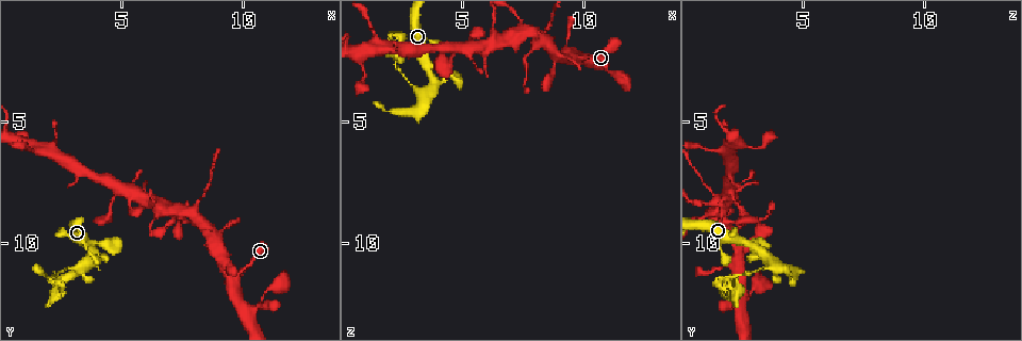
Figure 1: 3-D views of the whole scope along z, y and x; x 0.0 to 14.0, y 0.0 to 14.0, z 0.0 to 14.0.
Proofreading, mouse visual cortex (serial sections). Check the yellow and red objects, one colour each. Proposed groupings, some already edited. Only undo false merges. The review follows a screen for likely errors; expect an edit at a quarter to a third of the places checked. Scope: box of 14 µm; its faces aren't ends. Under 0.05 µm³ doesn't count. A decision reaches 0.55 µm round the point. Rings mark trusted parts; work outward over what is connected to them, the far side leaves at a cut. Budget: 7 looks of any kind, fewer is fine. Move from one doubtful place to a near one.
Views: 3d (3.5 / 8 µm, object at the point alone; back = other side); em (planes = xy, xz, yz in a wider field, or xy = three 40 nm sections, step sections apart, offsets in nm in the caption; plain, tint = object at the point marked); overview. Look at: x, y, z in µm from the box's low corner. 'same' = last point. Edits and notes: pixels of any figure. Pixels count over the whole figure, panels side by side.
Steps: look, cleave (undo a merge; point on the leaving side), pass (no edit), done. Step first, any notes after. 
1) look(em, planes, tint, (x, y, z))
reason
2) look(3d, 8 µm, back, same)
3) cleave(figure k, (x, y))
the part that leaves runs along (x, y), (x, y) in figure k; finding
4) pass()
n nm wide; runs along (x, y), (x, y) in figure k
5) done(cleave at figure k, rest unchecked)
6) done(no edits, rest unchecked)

look(3d, 8 µm, (3.6, 10.8, 3.8))
calibre changes

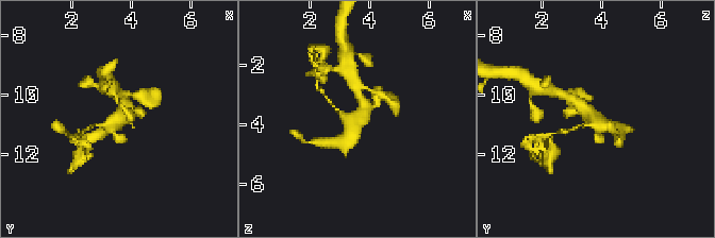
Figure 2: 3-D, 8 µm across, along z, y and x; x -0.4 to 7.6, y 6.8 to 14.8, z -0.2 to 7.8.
look(3d, 3.5 µm, (3.5, 10.8, 3.8))
zoom in

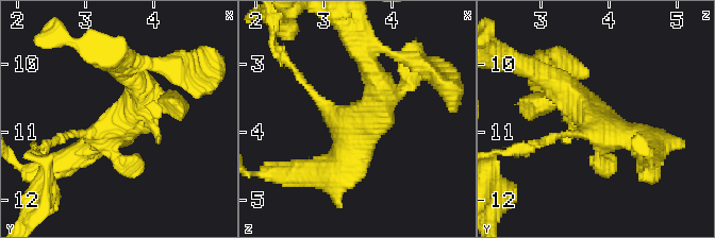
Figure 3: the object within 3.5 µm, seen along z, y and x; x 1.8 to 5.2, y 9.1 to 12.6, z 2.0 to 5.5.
look(em, xy, step 2, tint, (3.50, 10.90, 3.85))

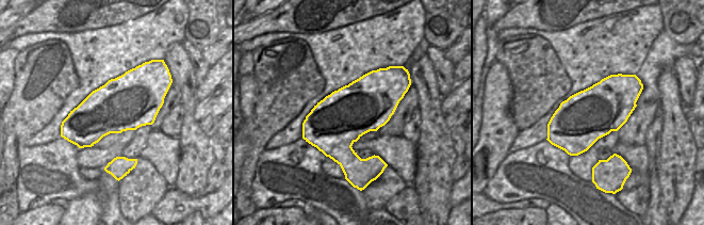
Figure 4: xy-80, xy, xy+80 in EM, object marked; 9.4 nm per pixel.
pass()
continuous, no second cell

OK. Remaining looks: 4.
look(3d, 3.5 µm, back, (9.8, 11.2, 2.4))
looks like a crossing

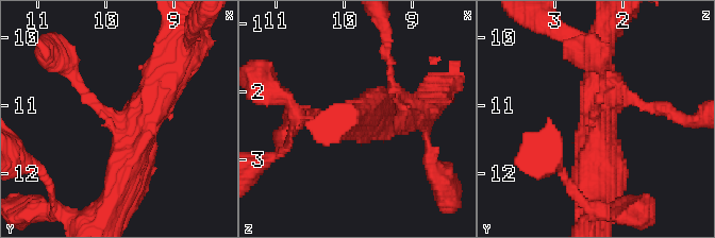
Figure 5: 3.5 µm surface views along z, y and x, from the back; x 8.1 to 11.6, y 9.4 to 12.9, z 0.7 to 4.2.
look(em, xy, step 3, tint, (9.65, 11.20, 2.35))
4 arms; arms of 150, 250, 500, 500 nm

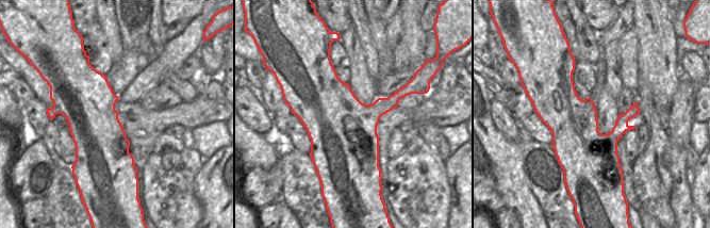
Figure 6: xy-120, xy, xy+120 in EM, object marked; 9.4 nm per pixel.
look(em, planes, tint, same)
cut it another way

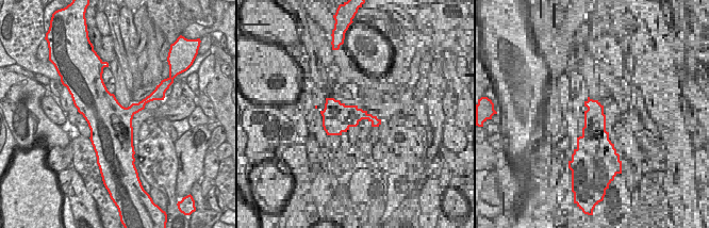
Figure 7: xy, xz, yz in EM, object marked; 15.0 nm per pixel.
pass()
runs along (71, 77), (111, 116), (144, 119), (167, 70) in figure 5; one cell here

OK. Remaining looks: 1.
done(no edits, rest unchecked)

